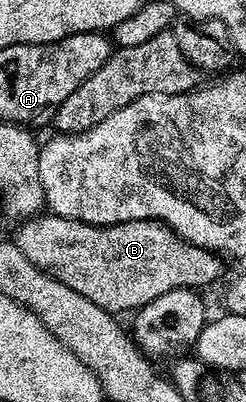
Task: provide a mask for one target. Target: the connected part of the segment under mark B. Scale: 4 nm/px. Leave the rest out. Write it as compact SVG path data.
M38 214L18 223L16 228L16 246L30 262L71 287L76 293L83 294L83 298L95 302L95 306L114 314L129 311L132 313L147 302L159 298L159 294L167 294L167 290L205 290L208 284L215 283L225 272L226 261L218 253L208 252L205 248L187 242L178 232L172 232L159 220L132 220L100 226L82 220L71 220L67 216Z

